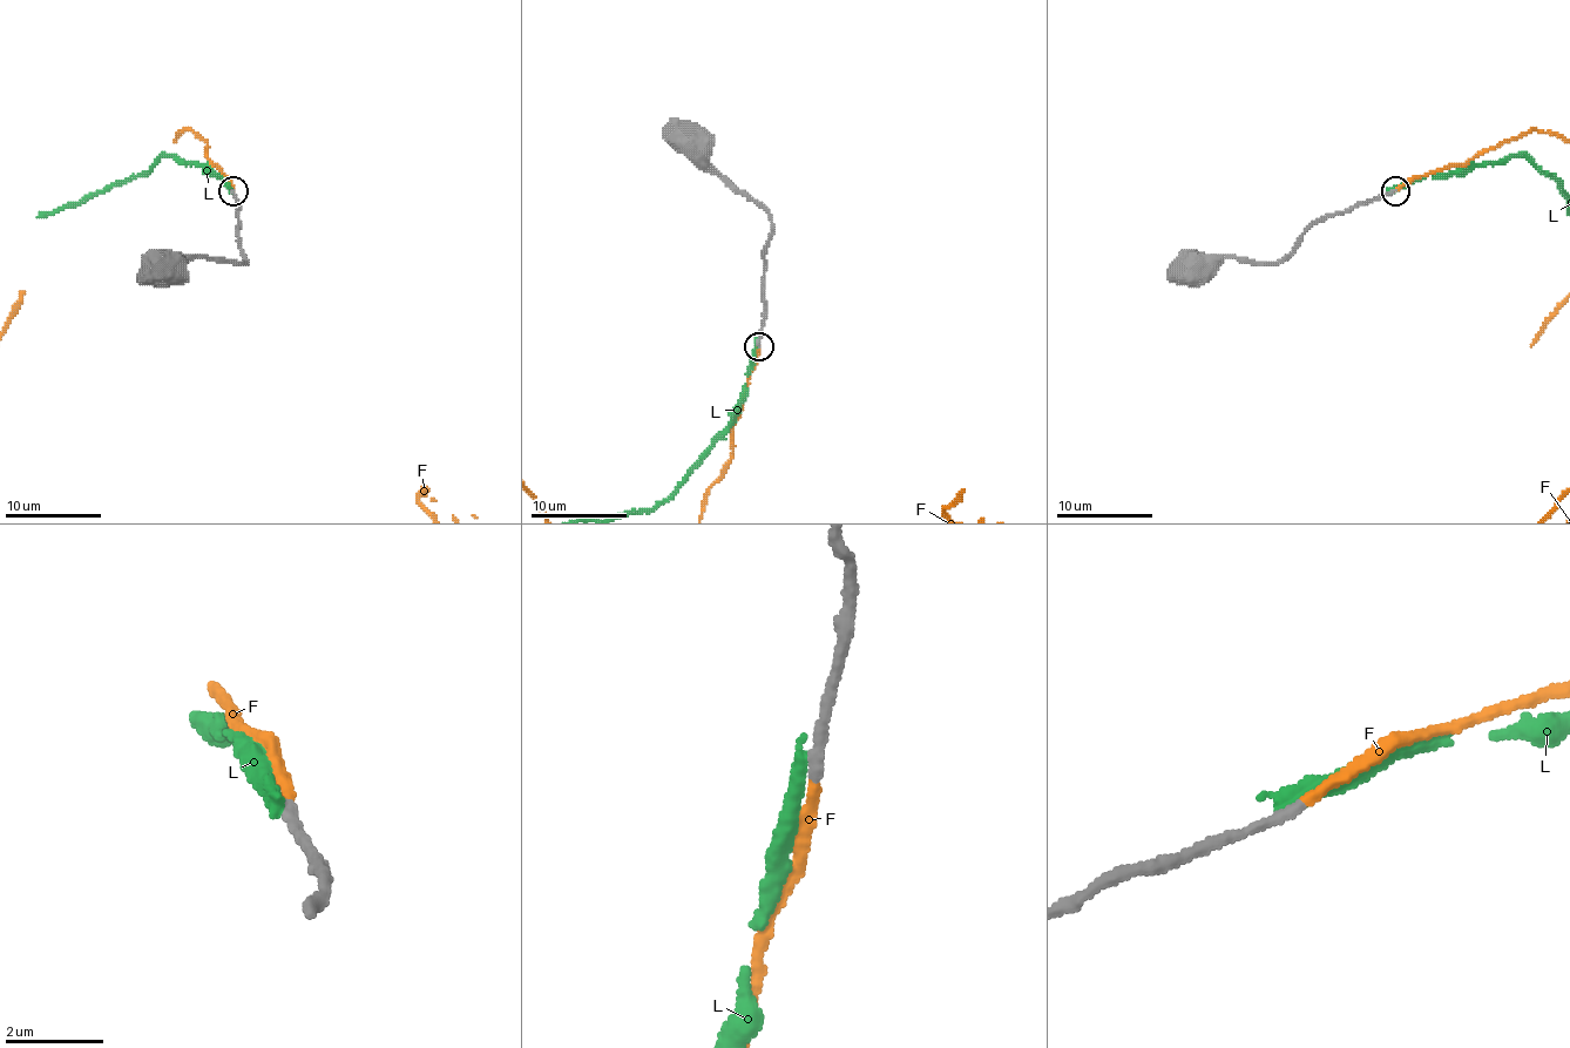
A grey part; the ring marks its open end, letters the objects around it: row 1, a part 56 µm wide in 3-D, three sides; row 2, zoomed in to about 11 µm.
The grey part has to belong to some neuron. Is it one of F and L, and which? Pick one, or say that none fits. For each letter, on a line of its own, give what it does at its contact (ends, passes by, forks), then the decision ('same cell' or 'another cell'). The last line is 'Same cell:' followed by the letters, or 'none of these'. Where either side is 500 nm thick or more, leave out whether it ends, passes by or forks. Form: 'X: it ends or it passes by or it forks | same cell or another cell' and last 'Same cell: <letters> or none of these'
F: it ends | same cell
L: it ends | another cell
Same cell: F

